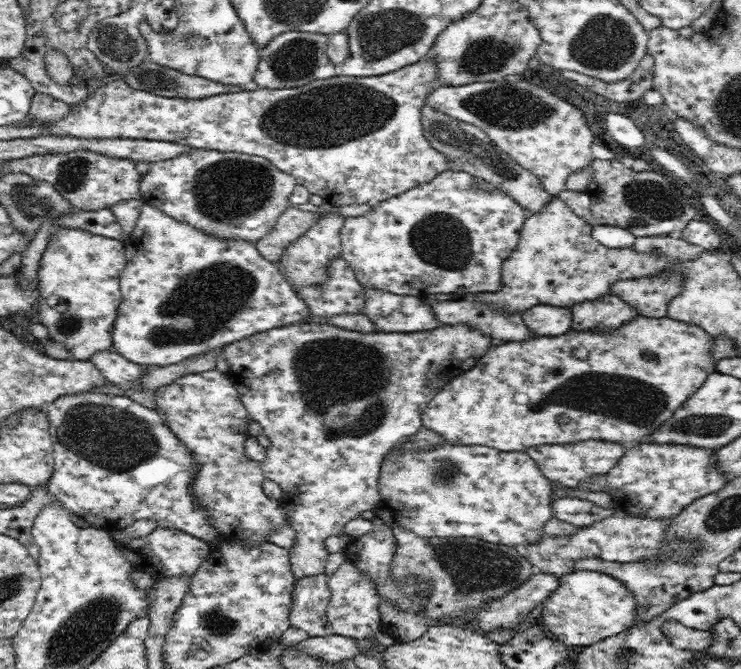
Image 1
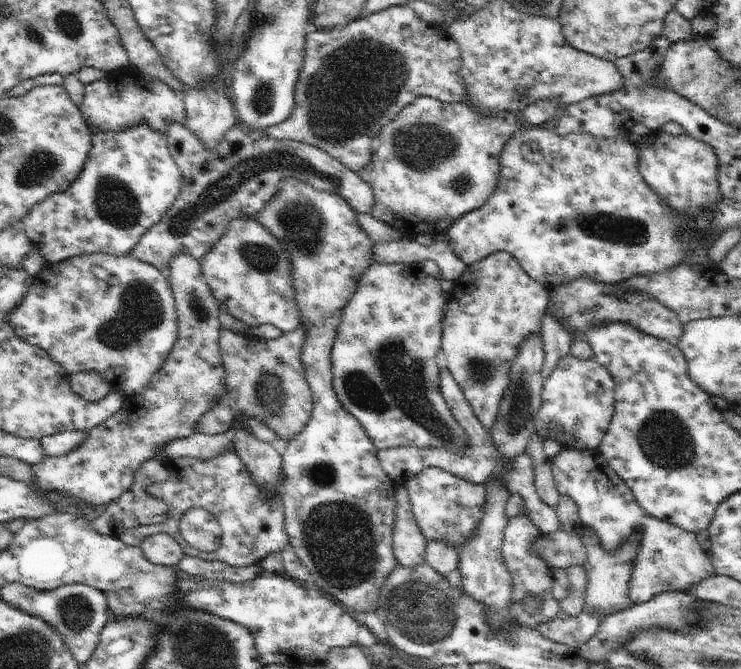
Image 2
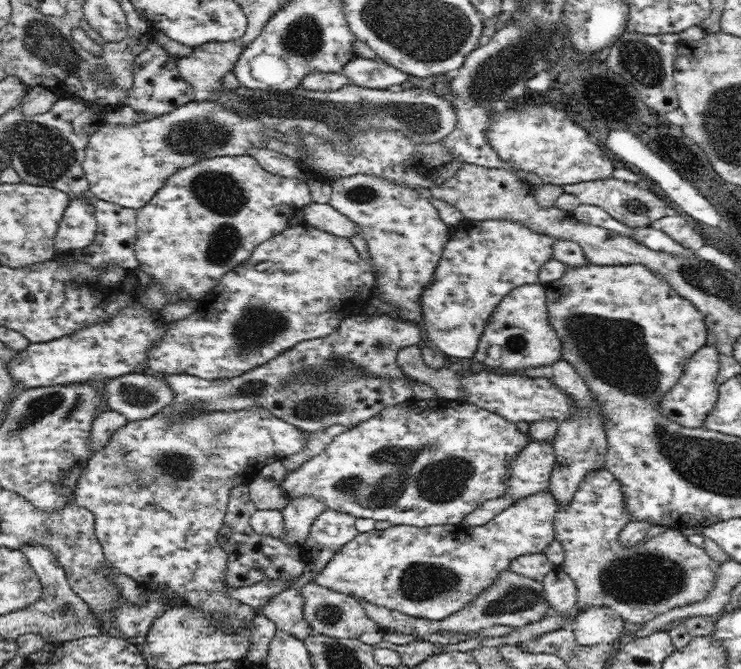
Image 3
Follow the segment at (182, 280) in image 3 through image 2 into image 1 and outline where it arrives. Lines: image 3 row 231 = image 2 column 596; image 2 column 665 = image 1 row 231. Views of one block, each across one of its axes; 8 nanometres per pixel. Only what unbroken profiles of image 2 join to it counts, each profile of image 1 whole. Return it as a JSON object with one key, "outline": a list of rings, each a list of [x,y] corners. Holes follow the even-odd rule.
{"outline":[[[190,148],[174,158],[152,162],[140,180],[139,189],[145,204],[155,206],[174,220],[187,222],[216,238],[241,238],[246,242],[256,243],[266,234],[270,234],[280,214],[291,205],[288,198],[296,184],[292,175],[282,172],[267,158],[237,152]]]}

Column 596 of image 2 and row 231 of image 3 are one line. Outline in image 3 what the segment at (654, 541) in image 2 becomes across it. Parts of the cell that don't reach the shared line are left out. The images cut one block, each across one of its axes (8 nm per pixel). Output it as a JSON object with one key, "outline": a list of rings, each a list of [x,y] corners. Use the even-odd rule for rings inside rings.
{"outline":[[[463,219],[449,227],[449,239],[444,245],[442,258],[435,268],[432,282],[420,294],[419,303],[430,342],[435,344],[445,355],[454,358],[472,358],[478,350],[480,336],[490,314],[500,301],[518,286],[538,284],[538,274],[542,264],[555,259],[552,244],[555,238],[538,233],[518,222],[507,220],[474,221]]]}

